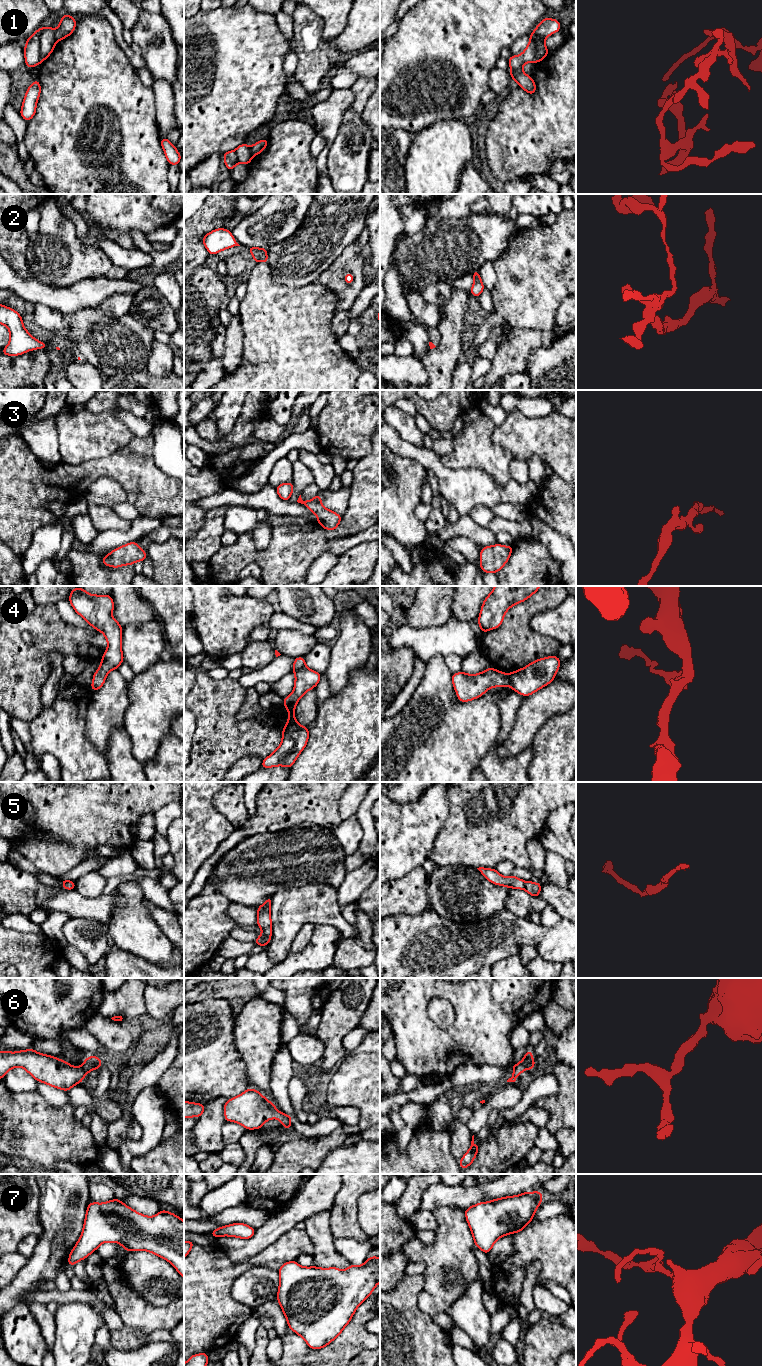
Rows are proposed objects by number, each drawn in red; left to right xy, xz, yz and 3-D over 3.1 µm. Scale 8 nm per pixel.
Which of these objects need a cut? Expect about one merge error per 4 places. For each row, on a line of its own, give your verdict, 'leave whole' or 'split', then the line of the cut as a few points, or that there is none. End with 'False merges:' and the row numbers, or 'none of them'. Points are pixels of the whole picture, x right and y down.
1: split | xy (44, 27), (40, 35), (40, 61)
2: leave whole | no cut
3: leave whole | no cut
4: leave whole | no cut
5: leave whole | no cut
6: leave whole | no cut
7: leave whole | no cut
False merges: 1

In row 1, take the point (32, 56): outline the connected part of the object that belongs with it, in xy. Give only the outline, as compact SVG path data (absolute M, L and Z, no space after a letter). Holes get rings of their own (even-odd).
M44 27L36 30L33 35L27 38L26 45L24 47L24 58L26 60L26 67L32 68L40 65L40 35Z

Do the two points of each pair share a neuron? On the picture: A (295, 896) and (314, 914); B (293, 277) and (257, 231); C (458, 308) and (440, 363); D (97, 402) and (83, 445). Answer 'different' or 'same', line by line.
A: same
B: different
C: same
D: different

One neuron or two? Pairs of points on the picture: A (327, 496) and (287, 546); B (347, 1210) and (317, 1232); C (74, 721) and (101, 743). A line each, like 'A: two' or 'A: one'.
A: two
B: two
C: two

